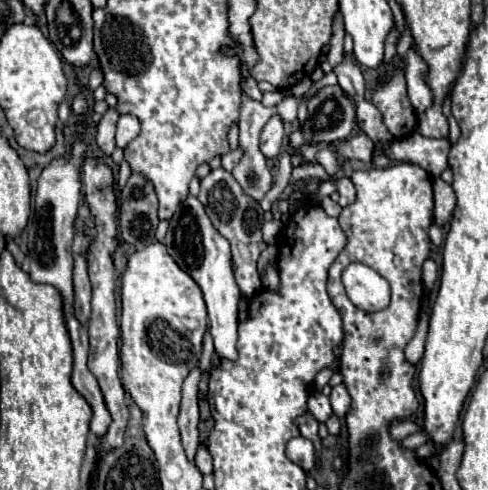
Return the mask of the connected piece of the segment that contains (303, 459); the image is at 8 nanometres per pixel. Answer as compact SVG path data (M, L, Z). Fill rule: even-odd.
M297 436L297 438L289 440L287 456L307 472L315 466L315 446L313 446L311 440L307 440L303 436Z

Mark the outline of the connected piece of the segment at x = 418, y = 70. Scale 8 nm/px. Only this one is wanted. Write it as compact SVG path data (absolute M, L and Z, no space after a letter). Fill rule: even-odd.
M413 50L407 52L407 62L405 62L405 78L407 78L407 92L409 92L409 102L415 110L415 114L423 112L429 108L429 86L425 86L425 62L413 54Z

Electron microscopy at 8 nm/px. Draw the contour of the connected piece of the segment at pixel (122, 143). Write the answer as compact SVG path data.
M131 114L121 116L117 122L117 146L125 148L133 138L137 138L139 130L141 130L141 124L137 116L131 116Z

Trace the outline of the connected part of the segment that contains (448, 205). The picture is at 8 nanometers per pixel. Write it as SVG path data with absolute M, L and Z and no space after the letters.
M441 178L433 180L433 192L435 192L435 224L443 226L453 216L455 194L453 194L453 188Z

